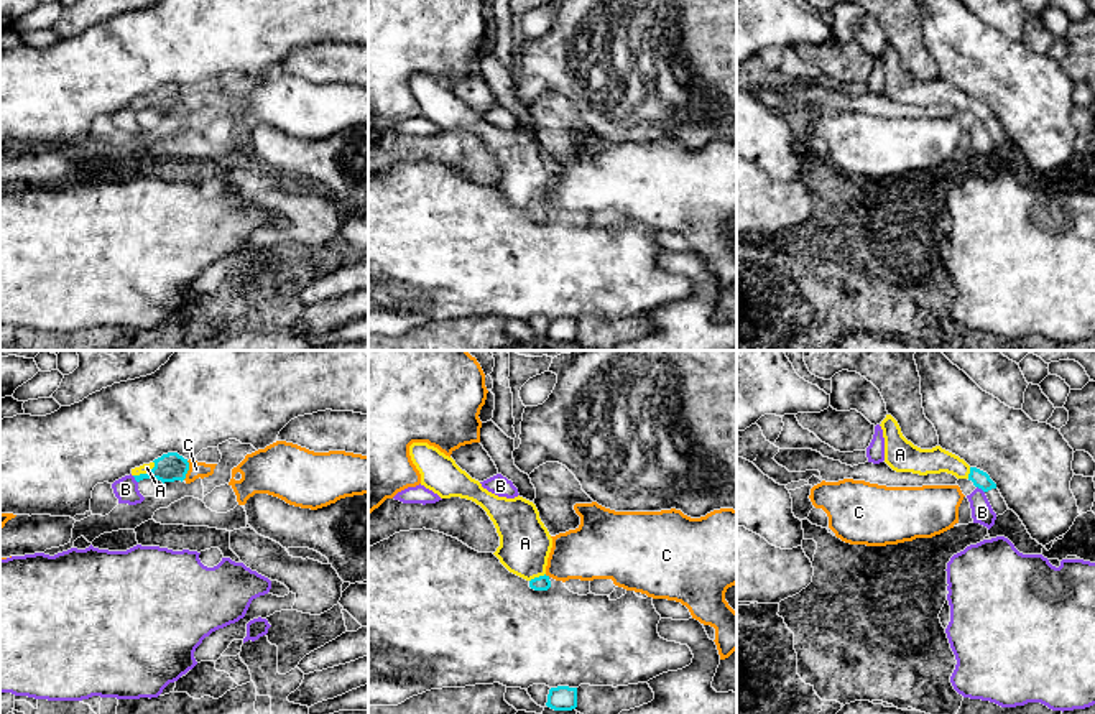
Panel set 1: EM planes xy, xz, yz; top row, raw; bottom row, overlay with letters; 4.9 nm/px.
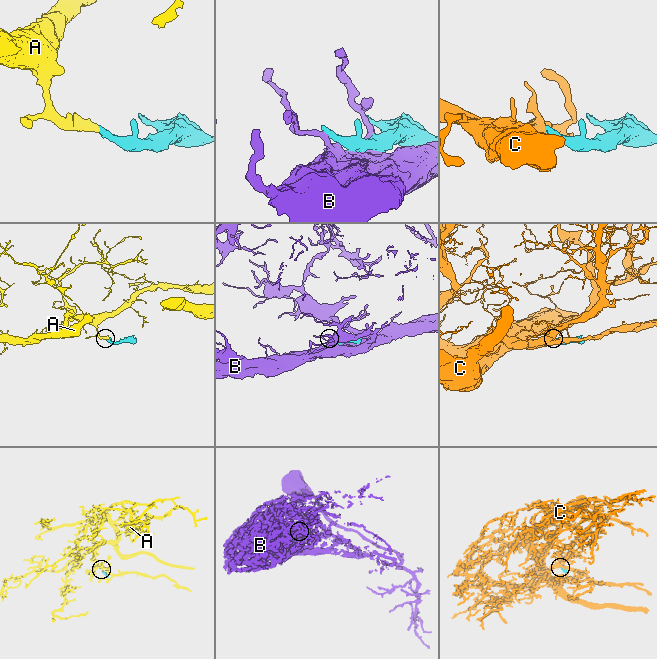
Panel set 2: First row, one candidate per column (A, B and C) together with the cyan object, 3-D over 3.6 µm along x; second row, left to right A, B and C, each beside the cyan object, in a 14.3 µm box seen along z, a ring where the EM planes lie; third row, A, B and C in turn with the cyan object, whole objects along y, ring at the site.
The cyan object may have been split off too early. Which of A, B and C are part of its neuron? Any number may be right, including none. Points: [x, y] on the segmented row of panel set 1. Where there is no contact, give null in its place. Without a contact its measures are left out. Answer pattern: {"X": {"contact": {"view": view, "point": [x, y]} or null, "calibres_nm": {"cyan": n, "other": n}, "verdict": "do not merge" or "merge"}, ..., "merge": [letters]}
{"A": {"contact": {"view": "xy", "point": [145, 474]}, "calibres_nm": {"cyan": 140, "other": 50}, "verdict": "merge"}, "B": {"contact": {"view": "yz", "point": [980, 487]}, "calibres_nm": {"cyan": 90, "other": 110}, "verdict": "do not merge"}, "C": {"contact": {"view": "xy", "point": [188, 469]}, "calibres_nm": {"cyan": 140, "other": 80}, "verdict": "do not merge"}, "merge": ["A"]}

